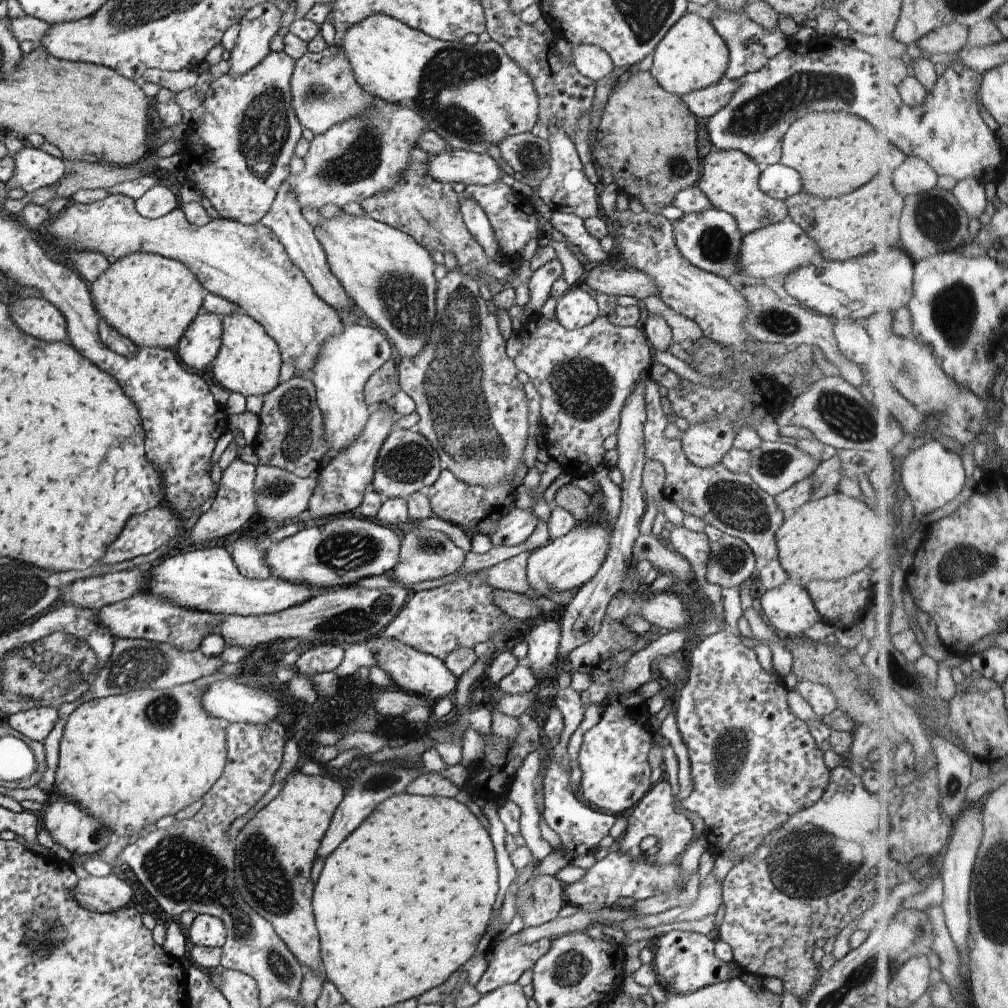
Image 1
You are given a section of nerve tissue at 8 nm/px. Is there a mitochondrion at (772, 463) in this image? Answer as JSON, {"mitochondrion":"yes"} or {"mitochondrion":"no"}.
{"mitochondrion":"yes"}

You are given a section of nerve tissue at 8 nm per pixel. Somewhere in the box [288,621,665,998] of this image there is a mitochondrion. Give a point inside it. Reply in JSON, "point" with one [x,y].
{"point":[572,966]}

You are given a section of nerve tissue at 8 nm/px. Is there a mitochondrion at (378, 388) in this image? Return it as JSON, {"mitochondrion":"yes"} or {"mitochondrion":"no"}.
{"mitochondrion":"no"}

